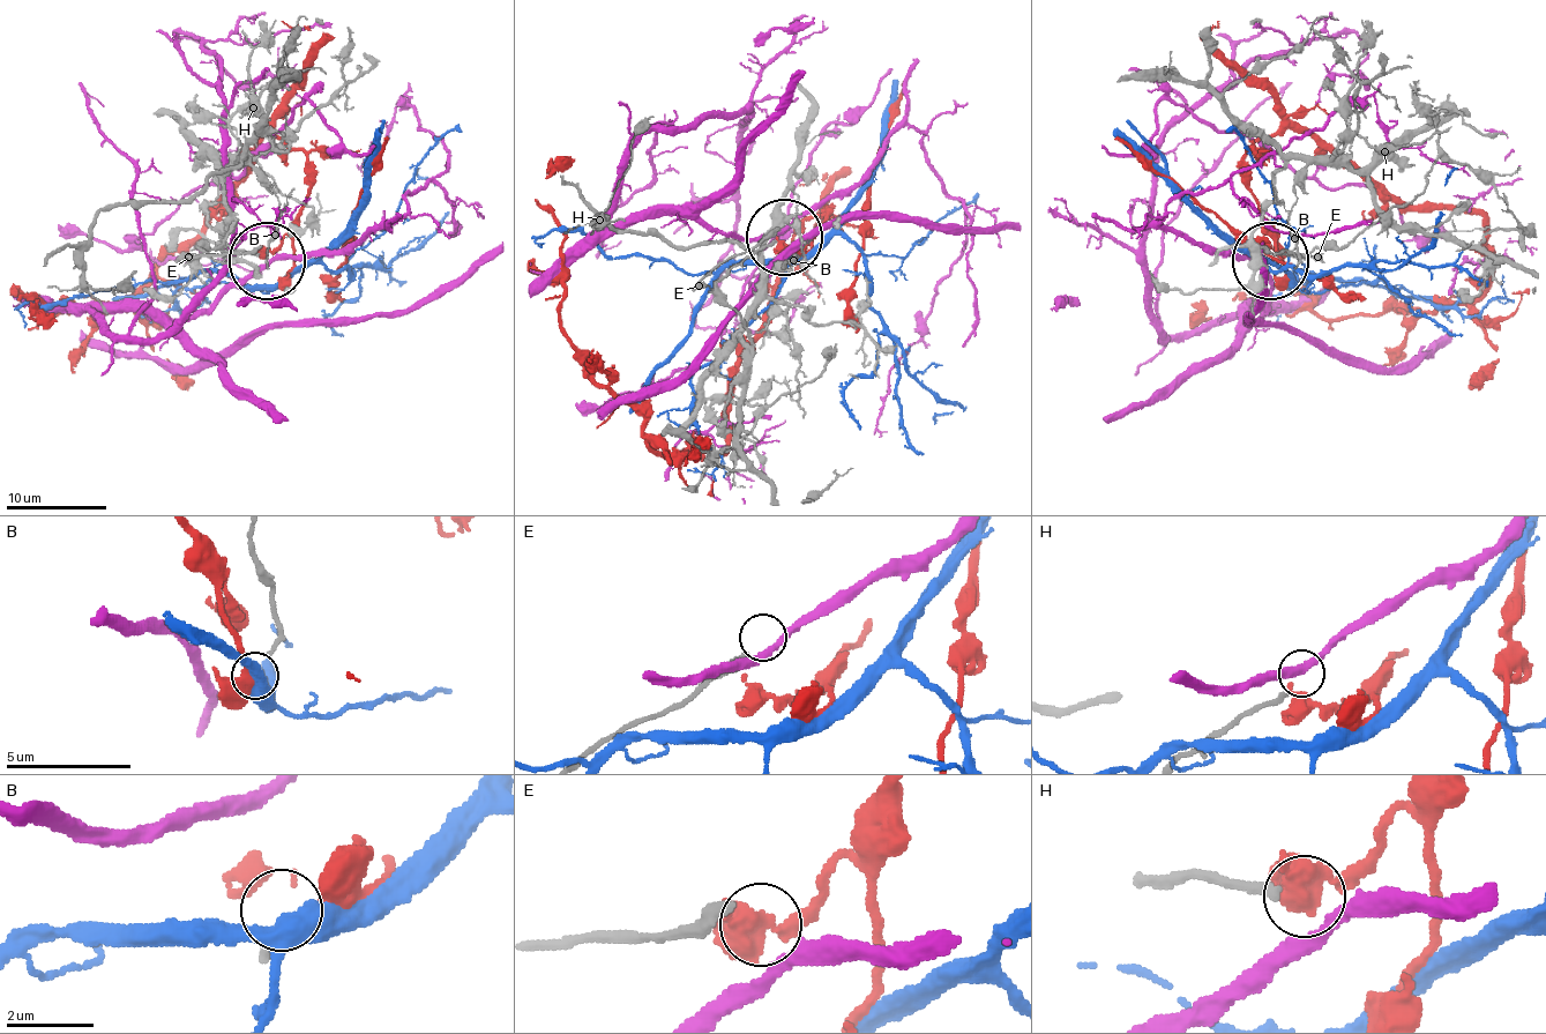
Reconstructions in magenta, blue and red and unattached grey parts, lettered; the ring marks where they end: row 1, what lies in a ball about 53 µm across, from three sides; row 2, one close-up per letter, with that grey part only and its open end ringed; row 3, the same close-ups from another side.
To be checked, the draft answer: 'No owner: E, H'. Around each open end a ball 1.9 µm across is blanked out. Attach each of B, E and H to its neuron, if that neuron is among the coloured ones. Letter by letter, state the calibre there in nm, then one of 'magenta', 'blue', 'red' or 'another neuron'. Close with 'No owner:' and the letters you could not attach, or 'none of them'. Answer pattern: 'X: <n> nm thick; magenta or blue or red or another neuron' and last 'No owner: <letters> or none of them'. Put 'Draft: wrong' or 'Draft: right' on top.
Draft: right
B: 180 nm thick; blue
E: 320 nm thick; another neuron
H: 240 nm thick; another neuron
No owner: E, H

